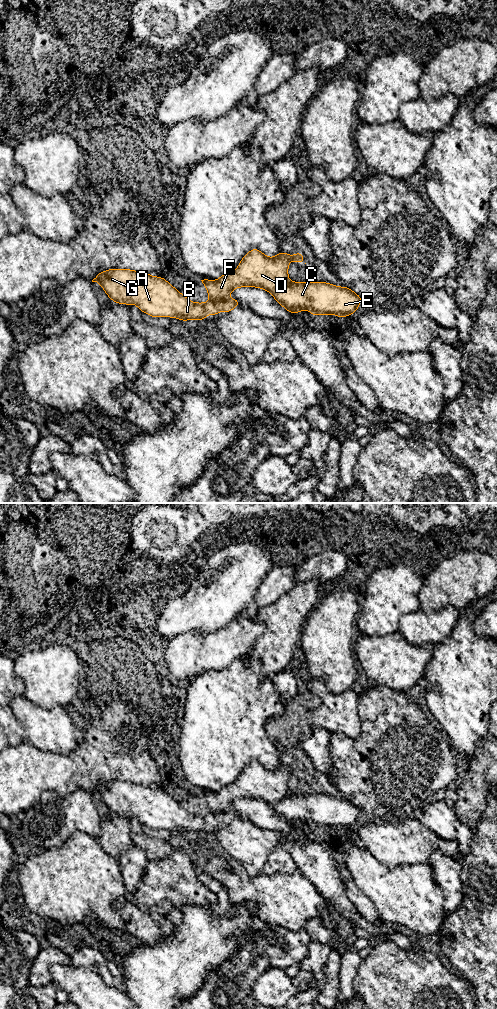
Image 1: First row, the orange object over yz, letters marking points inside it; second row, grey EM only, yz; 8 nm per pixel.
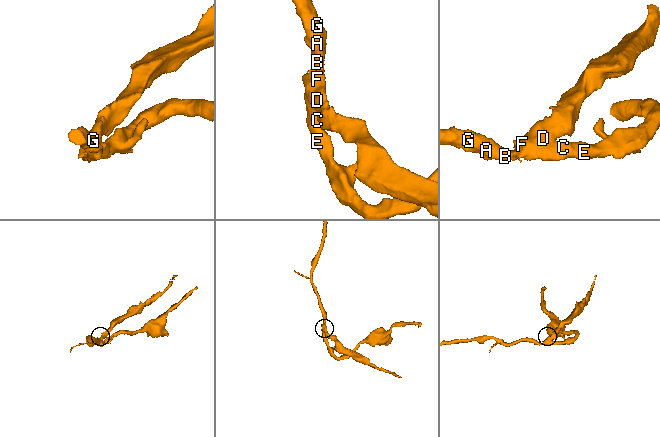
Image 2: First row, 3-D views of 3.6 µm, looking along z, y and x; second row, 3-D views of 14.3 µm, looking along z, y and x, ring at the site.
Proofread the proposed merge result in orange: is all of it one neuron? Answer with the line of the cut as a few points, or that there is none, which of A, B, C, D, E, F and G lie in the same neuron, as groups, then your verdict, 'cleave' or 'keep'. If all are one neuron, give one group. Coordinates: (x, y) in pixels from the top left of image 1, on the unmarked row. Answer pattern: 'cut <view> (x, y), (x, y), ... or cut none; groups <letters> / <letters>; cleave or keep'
cut yz (227, 810), (221, 813), (210, 813); groups A B C E G / D F; cleave

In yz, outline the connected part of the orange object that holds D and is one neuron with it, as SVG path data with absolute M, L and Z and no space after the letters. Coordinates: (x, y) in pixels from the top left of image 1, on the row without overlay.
M253 760L239 775L236 782L224 786L218 792L201 792L210 808L210 813L225 813L237 799L257 799L274 804L288 792L288 776L291 772L305 775L303 767L297 762L295 768L280 764L270 770Z

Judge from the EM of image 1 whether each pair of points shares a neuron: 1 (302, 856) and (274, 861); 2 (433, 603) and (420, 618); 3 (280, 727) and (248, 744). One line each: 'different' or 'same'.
1: different
2: different
3: different

